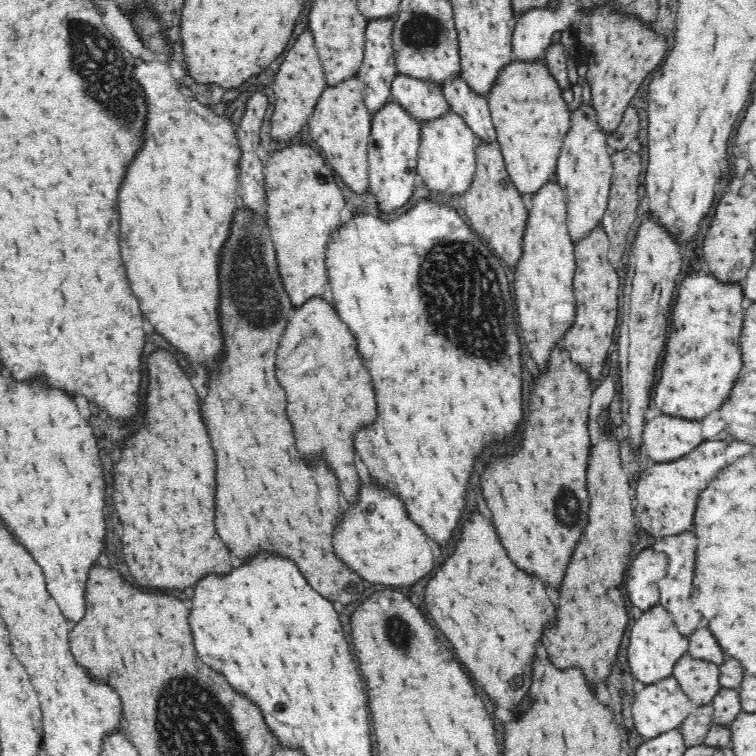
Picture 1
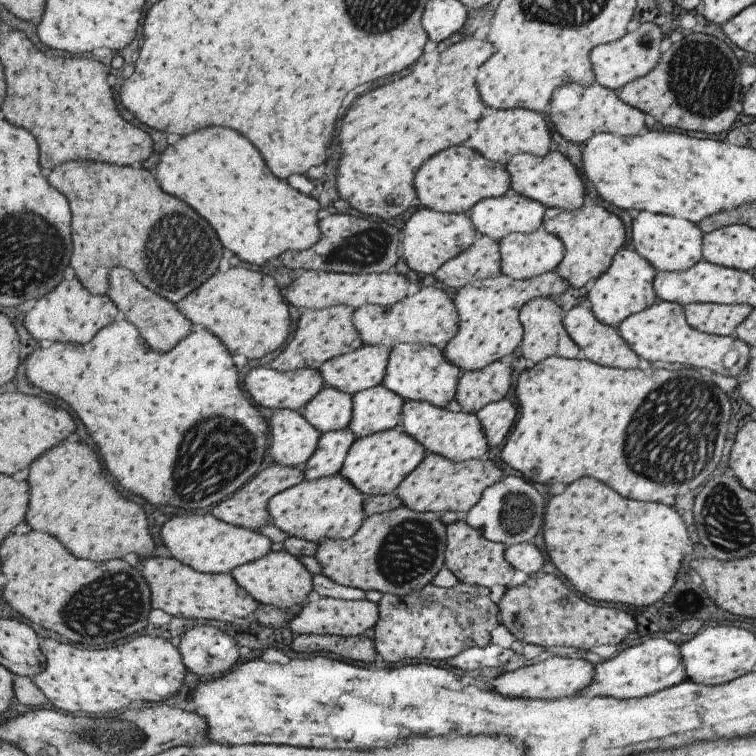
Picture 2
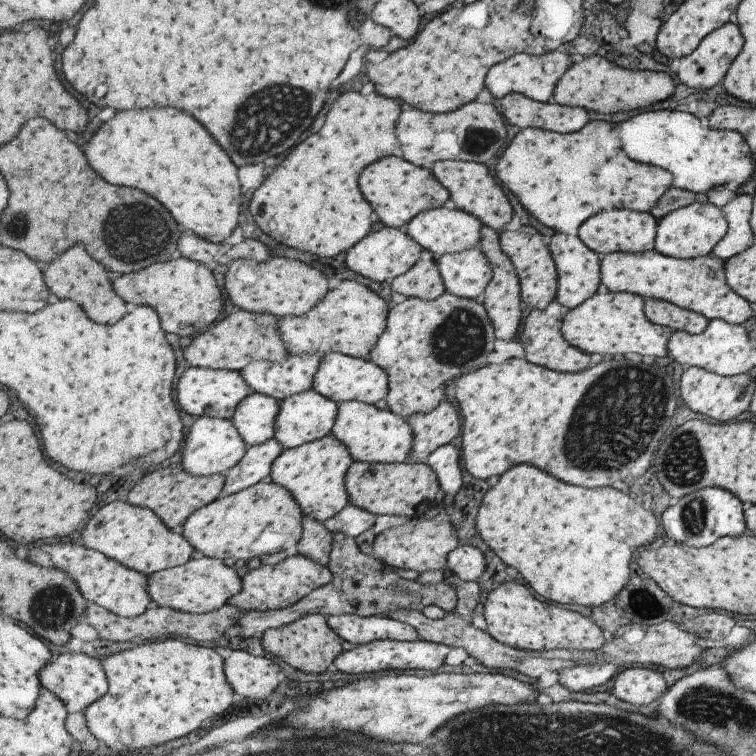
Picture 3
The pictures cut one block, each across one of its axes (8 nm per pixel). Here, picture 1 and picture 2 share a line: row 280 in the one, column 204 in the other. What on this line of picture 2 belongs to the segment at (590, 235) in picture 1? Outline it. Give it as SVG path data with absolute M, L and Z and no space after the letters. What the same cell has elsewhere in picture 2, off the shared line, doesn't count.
M151 558L145 562L145 576L153 590L155 608L176 617L237 622L259 608L258 600L235 580L232 573L202 573L176 558Z

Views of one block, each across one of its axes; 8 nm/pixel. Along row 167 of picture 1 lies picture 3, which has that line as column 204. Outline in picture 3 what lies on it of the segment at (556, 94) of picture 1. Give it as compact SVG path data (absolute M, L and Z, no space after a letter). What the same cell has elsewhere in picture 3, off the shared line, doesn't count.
M266 479L234 495L219 497L195 512L181 530L185 530L183 536L205 557L234 556L236 560L247 561L265 554L296 551L302 539L304 517L302 506L293 494Z

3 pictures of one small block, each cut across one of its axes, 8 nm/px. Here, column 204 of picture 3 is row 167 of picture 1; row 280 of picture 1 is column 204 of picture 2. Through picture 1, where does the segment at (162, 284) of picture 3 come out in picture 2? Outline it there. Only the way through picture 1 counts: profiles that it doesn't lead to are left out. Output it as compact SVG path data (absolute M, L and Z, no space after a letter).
M231 267L225 274L219 272L207 284L203 284L195 292L191 292L191 296L187 296L187 300L183 300L183 304L179 304L179 308L183 308L183 312L187 312L187 318L191 316L191 320L195 320L193 323L203 324L211 332L215 332L227 344L227 348L231 348L231 352L245 354L253 362L279 350L287 342L287 338L291 336L291 310L281 294L277 280L273 276L263 274L263 272L241 267Z

